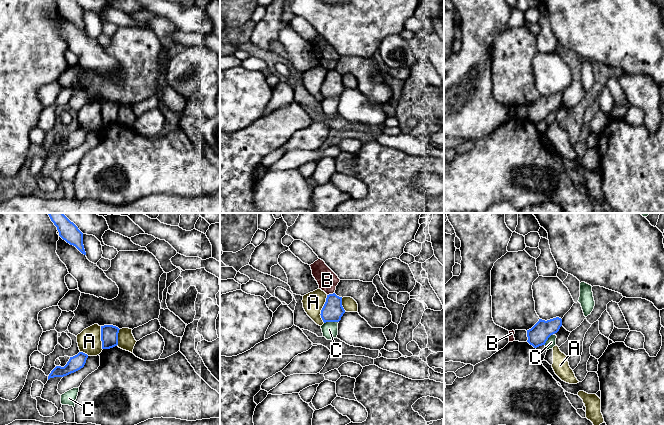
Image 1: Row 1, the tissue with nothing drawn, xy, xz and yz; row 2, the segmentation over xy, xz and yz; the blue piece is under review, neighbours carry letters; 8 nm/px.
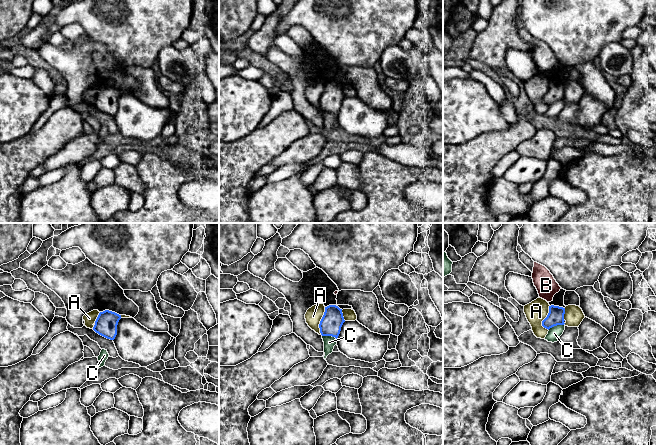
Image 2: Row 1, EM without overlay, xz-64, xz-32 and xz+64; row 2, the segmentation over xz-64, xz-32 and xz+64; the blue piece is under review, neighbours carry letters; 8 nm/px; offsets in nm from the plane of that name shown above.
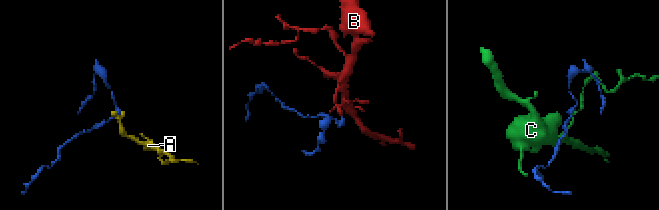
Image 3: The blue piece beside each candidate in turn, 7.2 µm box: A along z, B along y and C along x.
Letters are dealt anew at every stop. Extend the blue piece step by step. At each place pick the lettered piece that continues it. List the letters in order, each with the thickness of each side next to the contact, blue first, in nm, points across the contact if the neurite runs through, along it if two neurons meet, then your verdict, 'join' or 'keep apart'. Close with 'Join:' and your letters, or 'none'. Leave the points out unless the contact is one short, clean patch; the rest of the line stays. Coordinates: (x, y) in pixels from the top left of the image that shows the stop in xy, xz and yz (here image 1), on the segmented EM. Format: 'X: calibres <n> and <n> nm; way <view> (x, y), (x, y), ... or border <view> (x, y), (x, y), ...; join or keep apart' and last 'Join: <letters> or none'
A: calibres 170 and 170 nm; border xz (327, 295), (320, 314), (323, 322); keep apart
B: calibres 170 and 160 nm; border xz (334, 292), (327, 295); keep apart
C: calibres 170 and 130 nm; border xz (338, 321), (326, 321), (324, 323); keep apart
Join: none

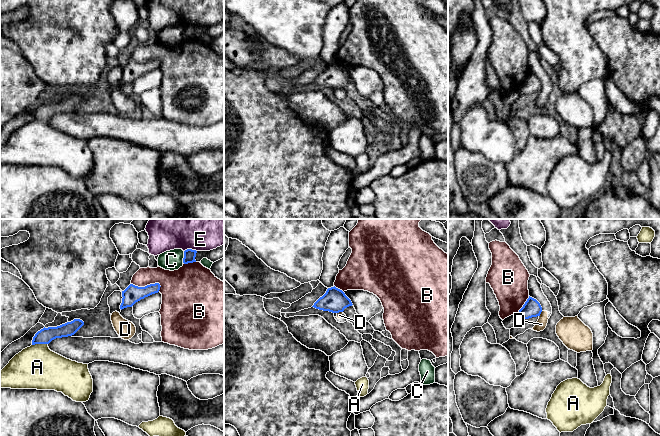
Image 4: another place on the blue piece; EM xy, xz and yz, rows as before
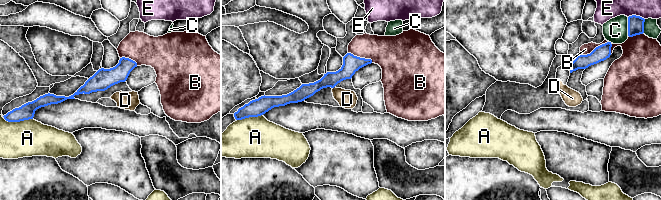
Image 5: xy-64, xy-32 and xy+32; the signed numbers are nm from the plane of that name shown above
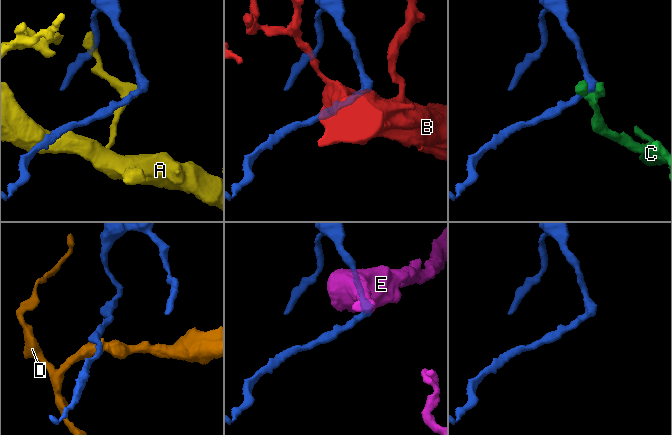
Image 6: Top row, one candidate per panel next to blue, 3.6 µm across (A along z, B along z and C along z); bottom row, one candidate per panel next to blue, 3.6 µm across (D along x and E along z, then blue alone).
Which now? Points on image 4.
A: calibres 120 and 360 nm; keep apart
B: calibres 140 and 280 nm; keep apart
C: calibres 100 and 160 nm; border xy (184, 251), (182, 262); keep apart
D: calibres 140 and 90 nm; border yz (542, 311), (539, 316); keep apart
E: calibres 100 and 500 nm; border xy (196, 250), (186, 249), (184, 251); keep apart
Join: none

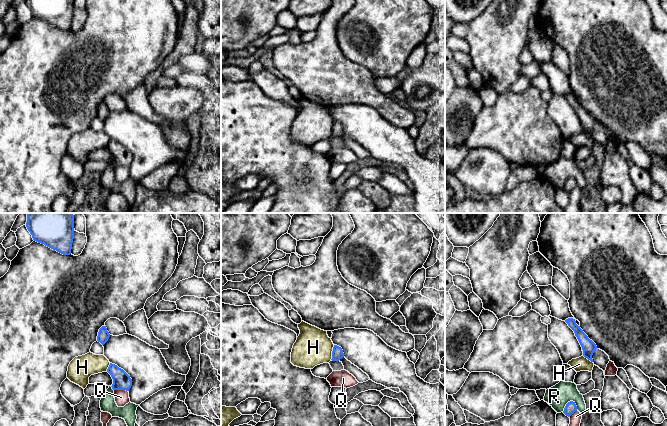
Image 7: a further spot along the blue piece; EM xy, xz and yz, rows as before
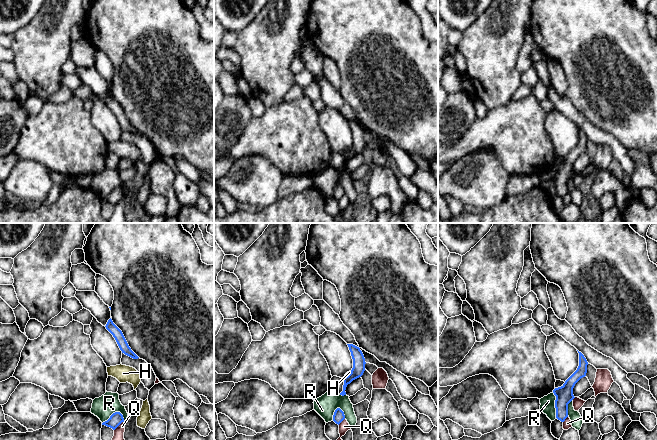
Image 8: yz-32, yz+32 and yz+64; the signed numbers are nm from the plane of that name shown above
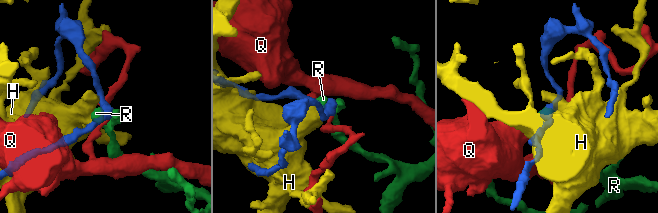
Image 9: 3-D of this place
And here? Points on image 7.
H: calibres 90 and 300 nm; border xz (334, 345), (330, 359); keep apart
Q: calibres 140 and 110 nm; border xy (114, 389), (125, 389), (127, 391); keep apart
R: calibres 90 and 180 nm; border yz (575, 402), (569, 401), (562, 411); keep apart
Join: none

